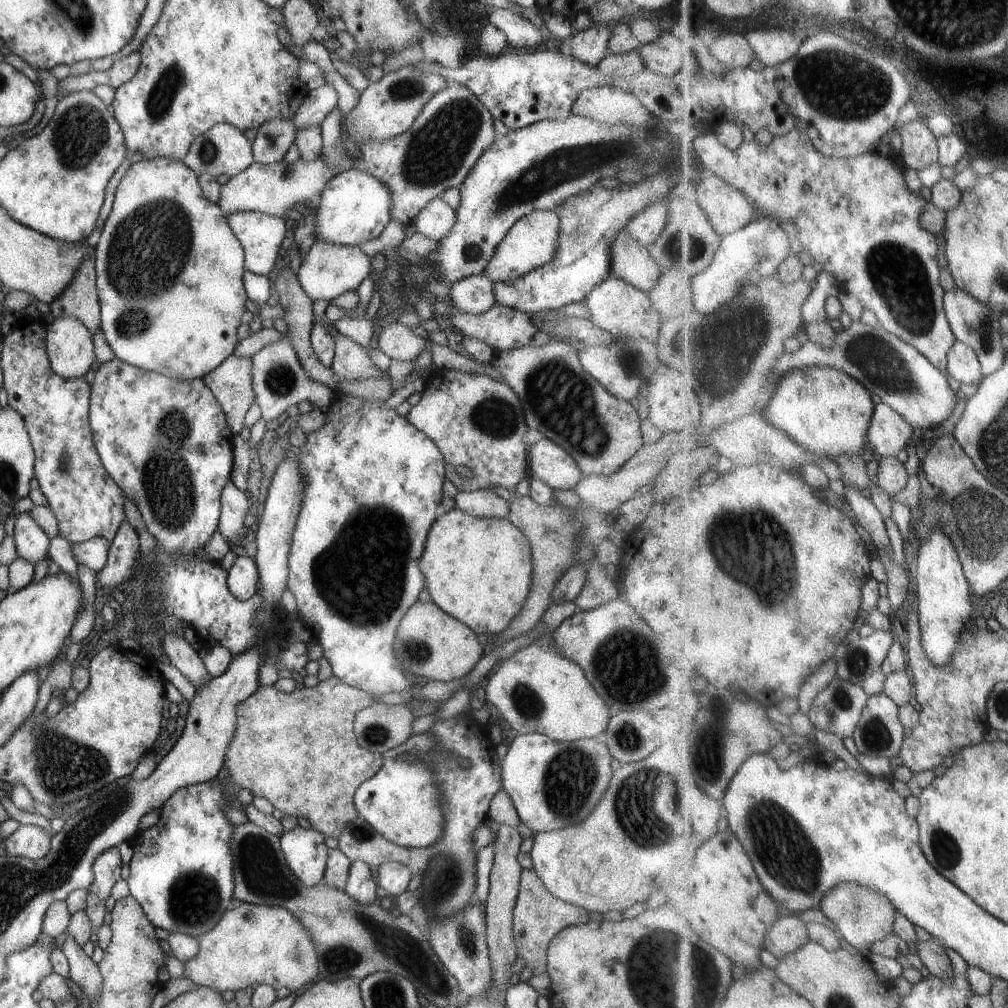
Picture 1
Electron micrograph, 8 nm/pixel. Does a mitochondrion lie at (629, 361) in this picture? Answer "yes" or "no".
yes

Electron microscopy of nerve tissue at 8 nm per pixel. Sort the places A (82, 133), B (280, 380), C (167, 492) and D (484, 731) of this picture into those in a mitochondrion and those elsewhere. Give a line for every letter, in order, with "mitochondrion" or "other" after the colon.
A: mitochondrion
B: mitochondrion
C: mitochondrion
D: other

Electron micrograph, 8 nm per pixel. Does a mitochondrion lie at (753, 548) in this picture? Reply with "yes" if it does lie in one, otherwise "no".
yes

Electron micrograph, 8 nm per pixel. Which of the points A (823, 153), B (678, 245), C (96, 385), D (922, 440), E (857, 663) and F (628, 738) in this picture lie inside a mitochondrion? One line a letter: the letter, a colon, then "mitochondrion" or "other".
A: other
B: mitochondrion
C: other
D: other
E: mitochondrion
F: mitochondrion

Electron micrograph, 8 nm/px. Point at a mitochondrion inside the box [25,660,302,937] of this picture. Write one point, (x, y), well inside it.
(64, 767)

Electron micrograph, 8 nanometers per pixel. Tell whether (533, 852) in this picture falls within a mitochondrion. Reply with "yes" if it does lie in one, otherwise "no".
no

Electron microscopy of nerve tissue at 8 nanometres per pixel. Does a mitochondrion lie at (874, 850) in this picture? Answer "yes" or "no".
no

